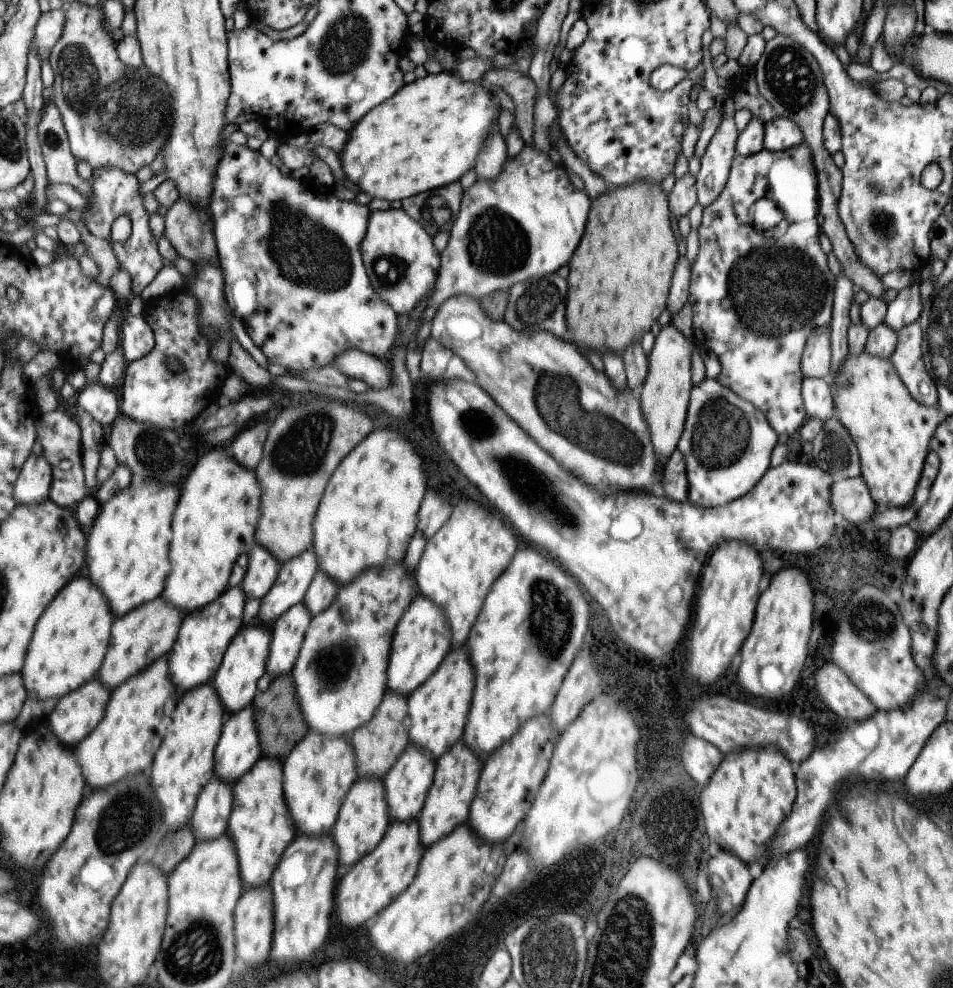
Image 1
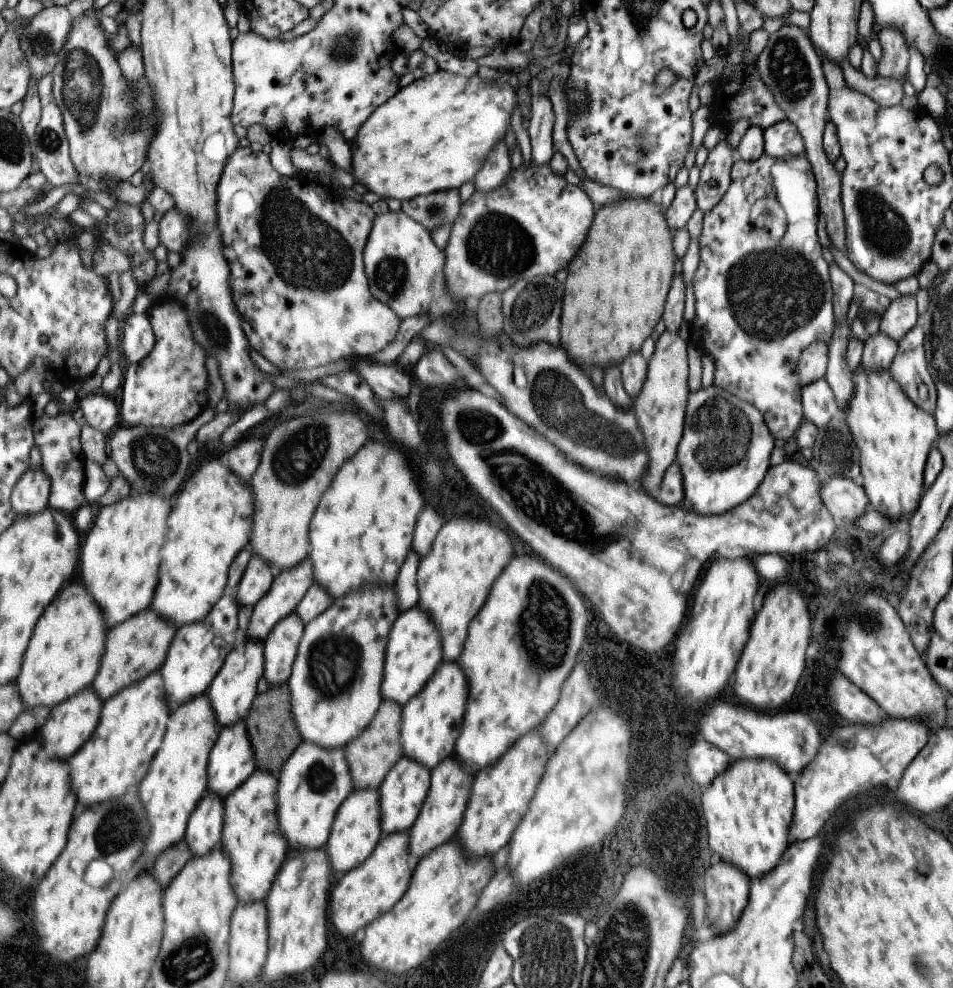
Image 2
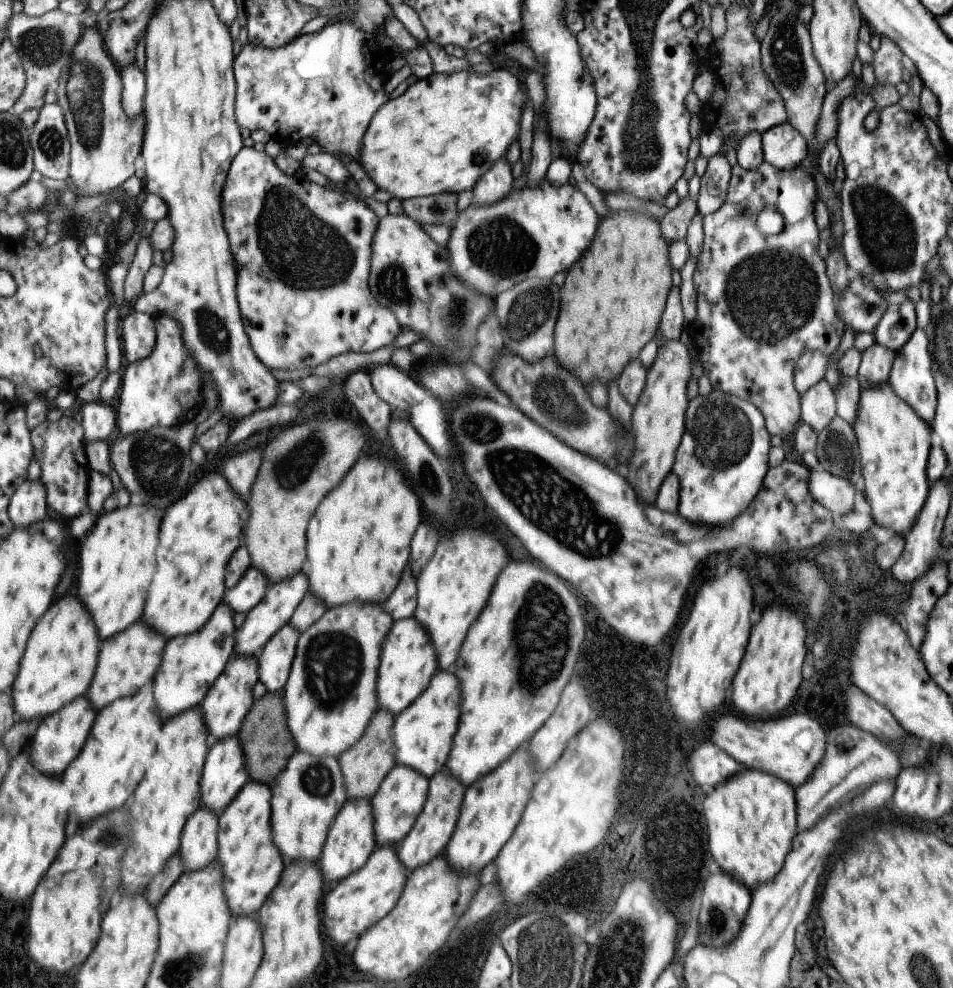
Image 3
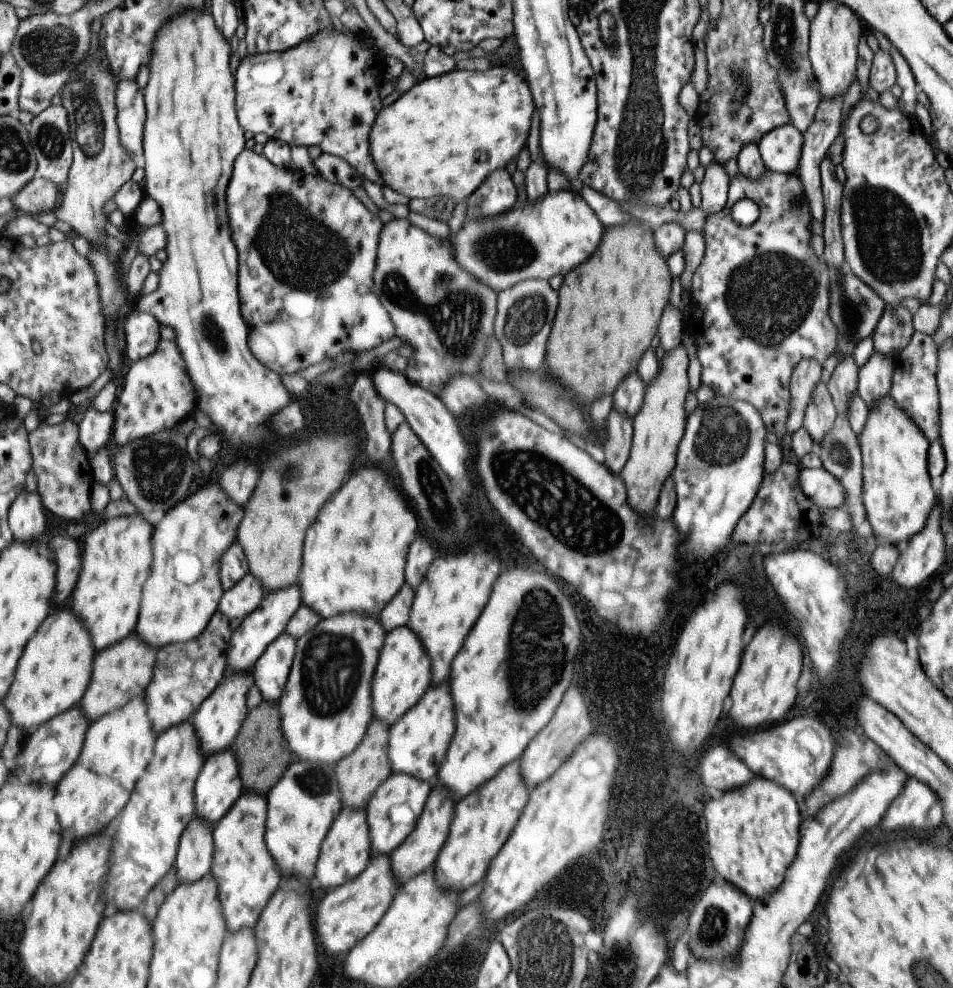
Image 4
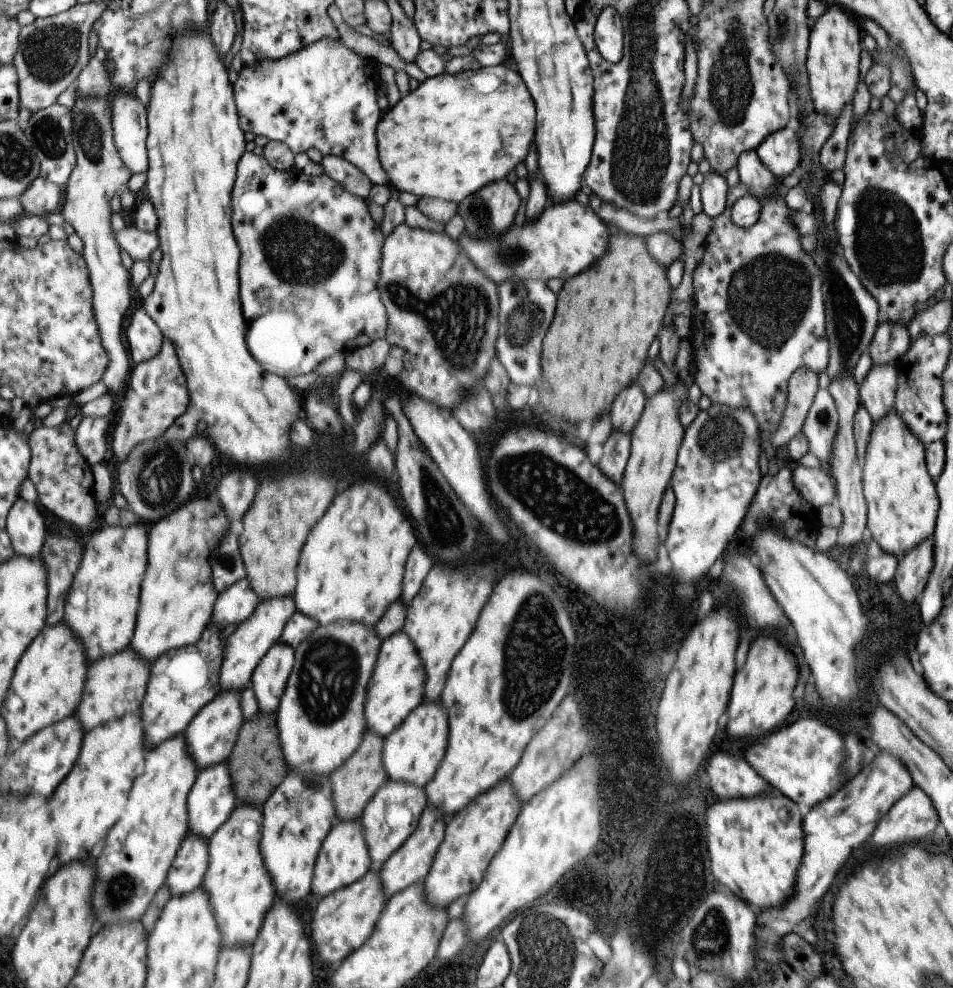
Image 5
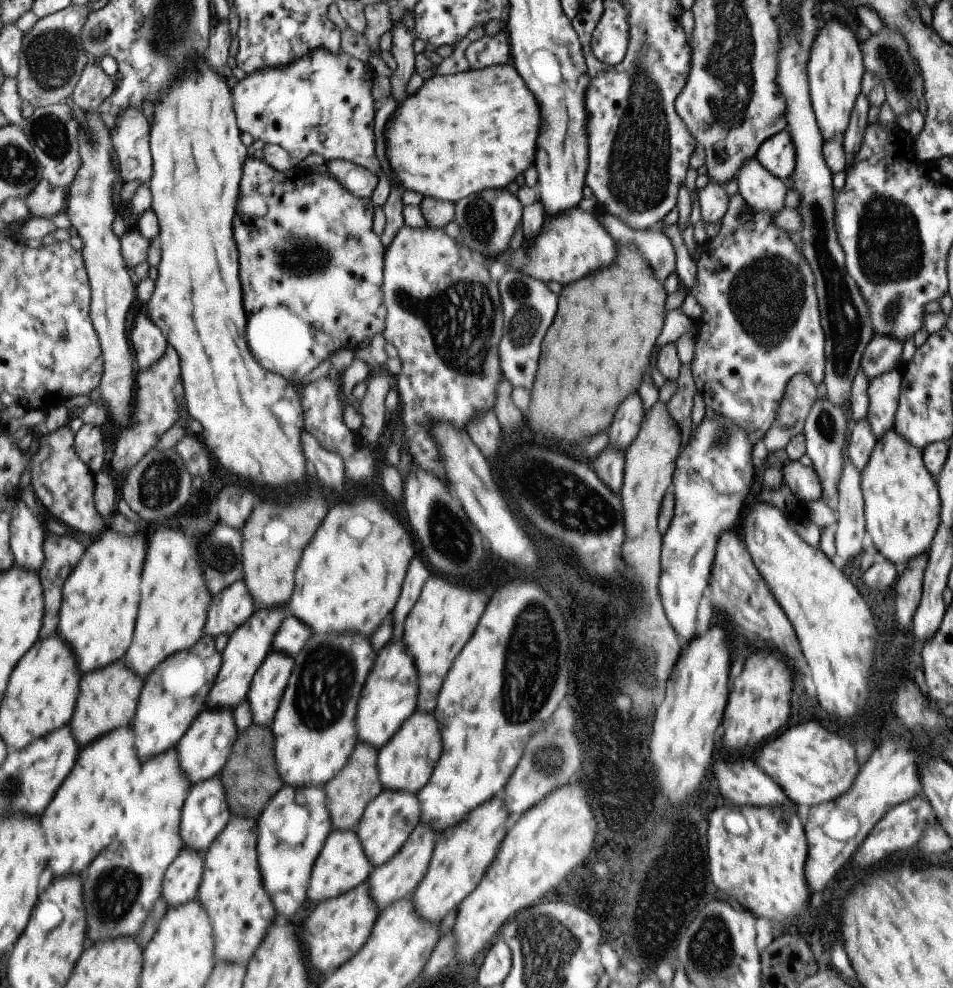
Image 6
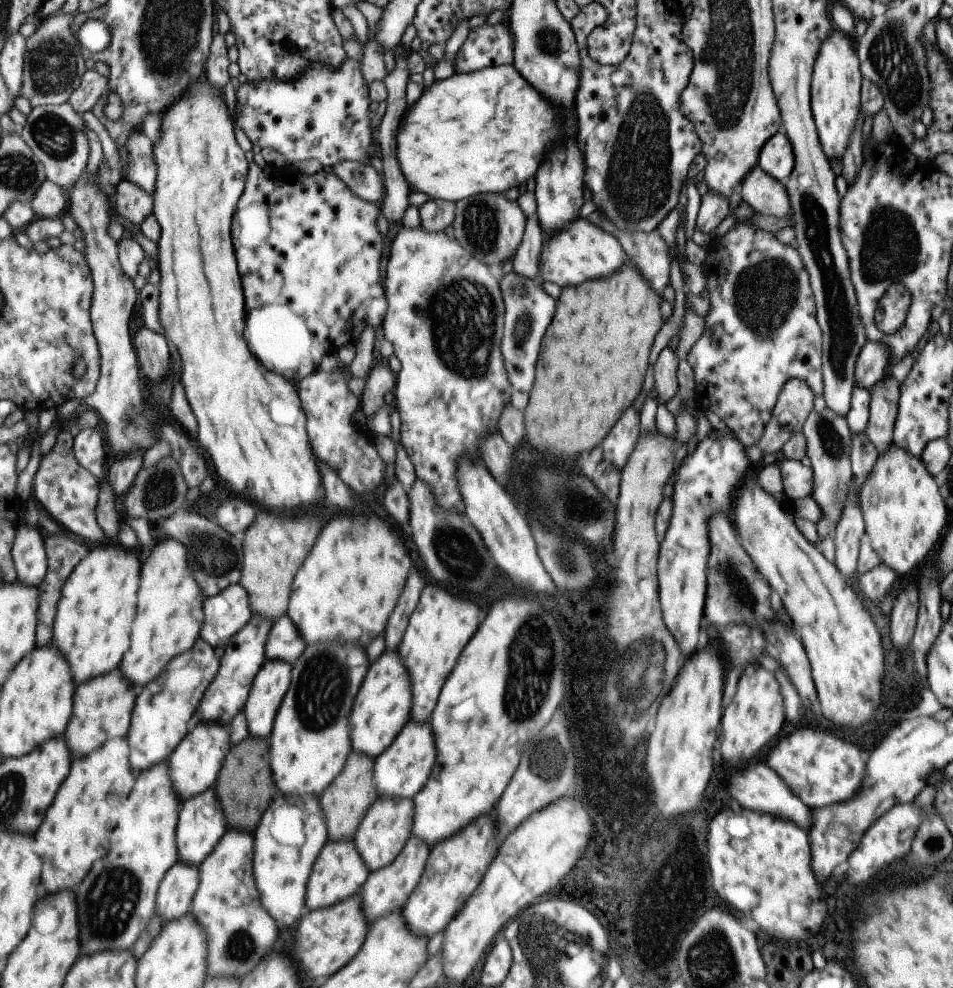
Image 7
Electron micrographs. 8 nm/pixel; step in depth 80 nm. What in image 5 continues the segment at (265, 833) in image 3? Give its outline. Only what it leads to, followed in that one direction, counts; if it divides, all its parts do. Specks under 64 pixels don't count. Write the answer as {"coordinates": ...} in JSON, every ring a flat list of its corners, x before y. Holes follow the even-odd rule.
{"coordinates":[[239,803,230,819,209,840,210,865,203,887,210,894,211,904,218,917,223,933,223,948,253,946,276,900,274,878,261,850,263,825,263,807]]}

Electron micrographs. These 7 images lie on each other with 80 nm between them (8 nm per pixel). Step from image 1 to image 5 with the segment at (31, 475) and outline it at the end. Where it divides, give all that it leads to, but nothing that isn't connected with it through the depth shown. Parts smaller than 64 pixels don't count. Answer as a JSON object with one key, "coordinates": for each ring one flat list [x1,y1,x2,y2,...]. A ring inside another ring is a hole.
{"coordinates":[[21,497,10,510,8,530,17,555,41,557,47,540,47,524,36,502]]}

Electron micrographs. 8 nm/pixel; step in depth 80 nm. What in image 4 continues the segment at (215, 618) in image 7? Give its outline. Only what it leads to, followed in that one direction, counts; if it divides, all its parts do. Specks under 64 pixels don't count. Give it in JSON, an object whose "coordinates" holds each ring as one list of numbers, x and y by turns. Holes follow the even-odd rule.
{"coordinates":[[250,572,233,588,226,590,220,602,219,611,224,612,230,619,244,620,262,605,266,593,260,578]]}

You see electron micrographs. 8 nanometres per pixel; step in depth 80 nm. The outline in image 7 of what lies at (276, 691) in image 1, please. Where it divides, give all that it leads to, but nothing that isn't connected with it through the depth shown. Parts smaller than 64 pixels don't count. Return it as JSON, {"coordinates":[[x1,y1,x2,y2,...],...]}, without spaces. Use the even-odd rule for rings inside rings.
{"coordinates":[[250,734,245,740,232,745,222,772,219,773,216,788,226,811,229,827,254,833,266,810,281,796,271,766,270,738]]}

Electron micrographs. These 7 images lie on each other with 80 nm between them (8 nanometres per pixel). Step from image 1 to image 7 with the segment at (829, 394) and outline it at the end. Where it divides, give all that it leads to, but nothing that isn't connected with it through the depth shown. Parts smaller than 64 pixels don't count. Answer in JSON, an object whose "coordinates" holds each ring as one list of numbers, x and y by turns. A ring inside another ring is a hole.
{"coordinates":[[824,407,820,412,812,410,802,424,800,430,806,442,806,456,812,470,812,497,820,506,822,519,816,522,818,538,816,544,827,535,833,534,836,520,839,518,844,503,848,482,852,480,848,448,851,432,843,415,835,414,830,408]]}

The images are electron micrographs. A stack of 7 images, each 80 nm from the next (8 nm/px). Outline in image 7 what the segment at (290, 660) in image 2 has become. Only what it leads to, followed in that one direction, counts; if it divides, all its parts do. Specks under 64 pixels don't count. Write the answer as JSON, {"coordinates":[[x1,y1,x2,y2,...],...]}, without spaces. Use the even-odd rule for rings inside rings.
{"coordinates":[[273,659,267,660,266,664,258,672,246,708,243,710,247,721,249,721,251,735,269,738,274,730,275,719,278,716,279,709,282,708,282,702,285,700,287,691,290,689,293,672,294,667,291,663]]}

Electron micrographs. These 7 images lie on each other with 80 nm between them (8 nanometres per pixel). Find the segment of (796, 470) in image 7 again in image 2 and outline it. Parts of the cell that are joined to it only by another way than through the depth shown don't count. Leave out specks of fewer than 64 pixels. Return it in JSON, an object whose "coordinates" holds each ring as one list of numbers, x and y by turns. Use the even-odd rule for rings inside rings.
{"coordinates":[[838,474,822,481,820,499,832,518,843,518,843,520,858,519,865,512,868,503,862,485]]}

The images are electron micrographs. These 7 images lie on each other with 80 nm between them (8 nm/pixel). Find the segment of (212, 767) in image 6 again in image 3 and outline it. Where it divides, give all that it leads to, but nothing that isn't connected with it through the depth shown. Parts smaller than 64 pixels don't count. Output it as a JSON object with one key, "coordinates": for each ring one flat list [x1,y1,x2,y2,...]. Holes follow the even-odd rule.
{"coordinates":[[235,652,227,663,223,674,209,689,208,695,201,704,204,717,210,730,212,743,239,734,246,716,254,705,253,688,260,680,260,657,247,656]]}

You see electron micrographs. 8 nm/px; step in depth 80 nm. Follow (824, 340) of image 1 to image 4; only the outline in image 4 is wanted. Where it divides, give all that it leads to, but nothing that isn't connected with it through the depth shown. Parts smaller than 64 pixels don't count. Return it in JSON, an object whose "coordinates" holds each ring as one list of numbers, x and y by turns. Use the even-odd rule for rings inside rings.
{"coordinates":[[802,358,794,366,790,374,788,390,790,394,790,410,786,420,787,433,793,434,802,426,802,416,811,391,819,383,821,364,812,358]]}

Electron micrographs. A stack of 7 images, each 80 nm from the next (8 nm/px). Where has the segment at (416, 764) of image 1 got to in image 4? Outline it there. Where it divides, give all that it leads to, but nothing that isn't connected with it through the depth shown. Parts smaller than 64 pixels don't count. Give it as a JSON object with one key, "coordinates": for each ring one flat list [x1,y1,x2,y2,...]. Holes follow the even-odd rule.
{"coordinates":[[395,773,379,785,378,792,367,805,370,835,373,844,373,855,391,856,407,837,415,830,419,817,422,816,430,798,433,783,420,779,409,773]]}

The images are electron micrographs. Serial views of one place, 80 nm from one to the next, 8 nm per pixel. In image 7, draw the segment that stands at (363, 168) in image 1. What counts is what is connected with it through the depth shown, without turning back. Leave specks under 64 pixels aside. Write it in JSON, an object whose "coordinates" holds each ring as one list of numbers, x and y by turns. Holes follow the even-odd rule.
{"coordinates":[[508,64,503,66,492,66,484,68,470,73,455,73,453,76,443,80,435,80,427,88,423,89,419,100,406,111,406,114,400,124,398,130,397,140,397,158,401,165,403,174,408,178,409,184,412,186,413,191,424,192,431,196,432,199,443,199,446,201,453,201,458,203,463,199,469,197,475,197,475,194,491,194,491,192,507,192,509,188,513,186,519,186,523,182,527,182,529,178,533,178,537,174,537,166,543,162,545,158,545,152,551,148,551,144,561,138,561,136,567,136,567,140,571,136,578,135,578,116,575,112,575,116,567,113,567,122,563,120,563,114,559,116,557,110,555,110,554,103,551,103,546,96,543,96,531,82,527,82,527,79,517,70,514,64]]}

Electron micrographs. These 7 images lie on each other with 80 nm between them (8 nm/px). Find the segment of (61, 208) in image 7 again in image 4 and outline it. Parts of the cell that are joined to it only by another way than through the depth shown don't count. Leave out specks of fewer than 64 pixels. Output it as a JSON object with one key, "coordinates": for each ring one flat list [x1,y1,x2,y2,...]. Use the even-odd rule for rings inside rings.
{"coordinates":[[36,176,13,197,14,206,18,213,37,216,41,212,54,211,59,194,62,194,60,188,53,181]]}

